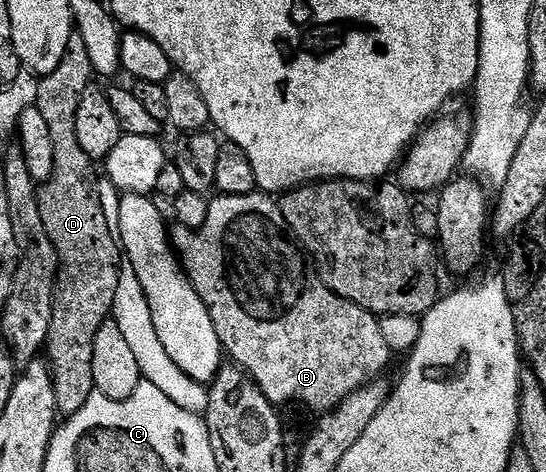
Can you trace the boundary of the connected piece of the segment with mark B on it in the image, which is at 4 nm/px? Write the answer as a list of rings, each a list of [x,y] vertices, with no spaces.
[[[255,192],[248,196],[228,196],[227,194],[214,196],[209,199],[209,204],[208,220],[204,220],[202,227],[199,230],[193,230],[187,226],[175,225],[169,231],[170,245],[174,247],[174,253],[177,254],[178,261],[181,262],[182,270],[188,276],[192,288],[196,288],[200,300],[204,300],[204,308],[208,308],[208,316],[212,316],[212,324],[216,328],[216,336],[220,340],[225,357],[233,365],[239,366],[248,377],[253,378],[262,395],[278,408],[285,407],[287,404],[301,404],[307,411],[325,412],[336,409],[353,390],[381,379],[382,373],[390,366],[392,351],[384,341],[384,332],[380,332],[379,319],[364,308],[352,304],[352,300],[344,300],[324,285],[312,269],[307,255],[287,237],[288,227],[282,215],[281,205],[273,197],[262,192]]]

